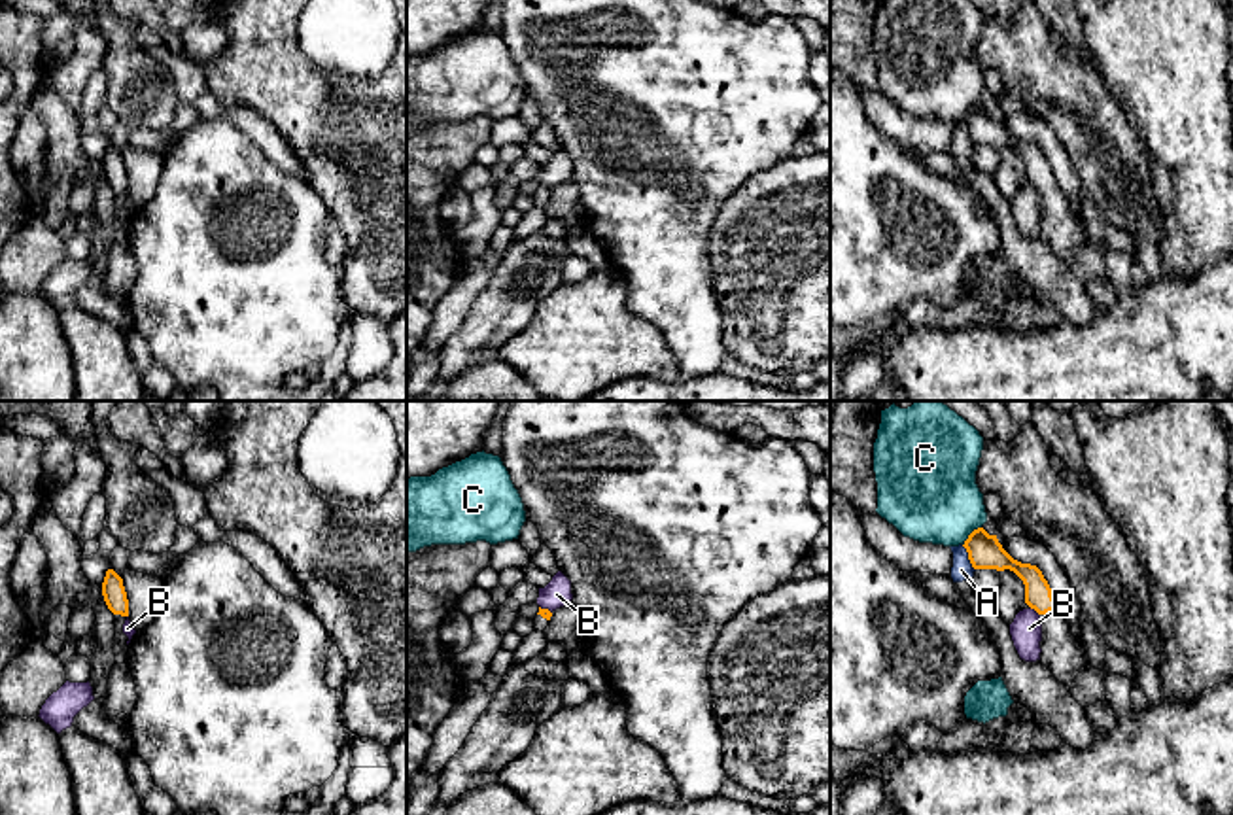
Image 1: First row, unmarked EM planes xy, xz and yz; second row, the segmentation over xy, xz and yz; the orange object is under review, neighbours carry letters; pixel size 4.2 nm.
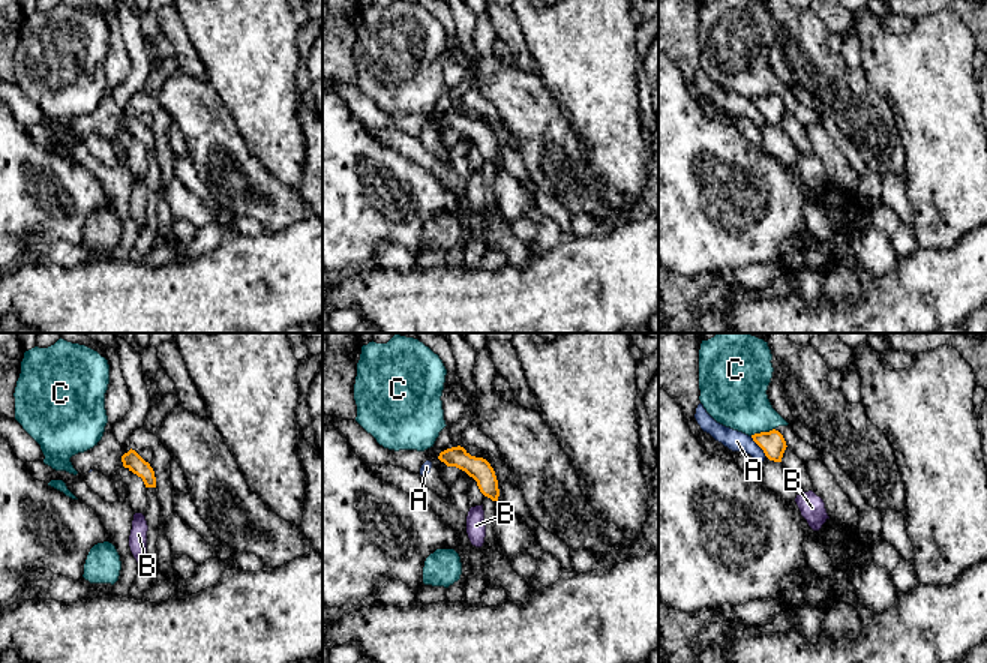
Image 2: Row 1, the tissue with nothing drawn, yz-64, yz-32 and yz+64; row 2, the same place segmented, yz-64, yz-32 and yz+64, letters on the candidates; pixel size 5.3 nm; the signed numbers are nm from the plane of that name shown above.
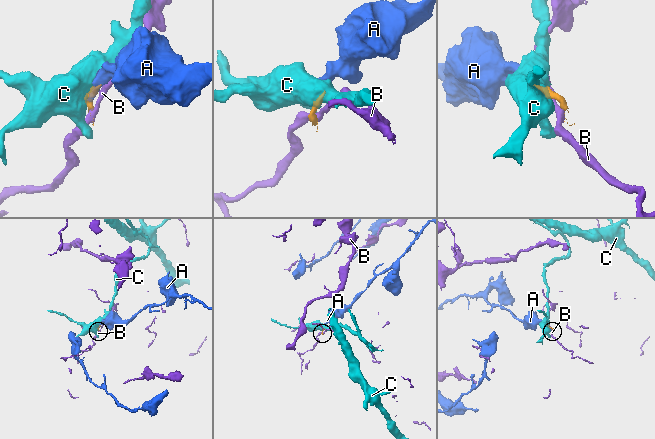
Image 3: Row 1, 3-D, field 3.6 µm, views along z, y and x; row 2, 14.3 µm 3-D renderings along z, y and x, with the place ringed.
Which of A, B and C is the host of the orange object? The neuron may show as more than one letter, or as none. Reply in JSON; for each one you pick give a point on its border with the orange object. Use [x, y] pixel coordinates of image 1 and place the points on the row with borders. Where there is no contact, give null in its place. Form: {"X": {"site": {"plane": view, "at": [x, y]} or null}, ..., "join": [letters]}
{"join": []}

